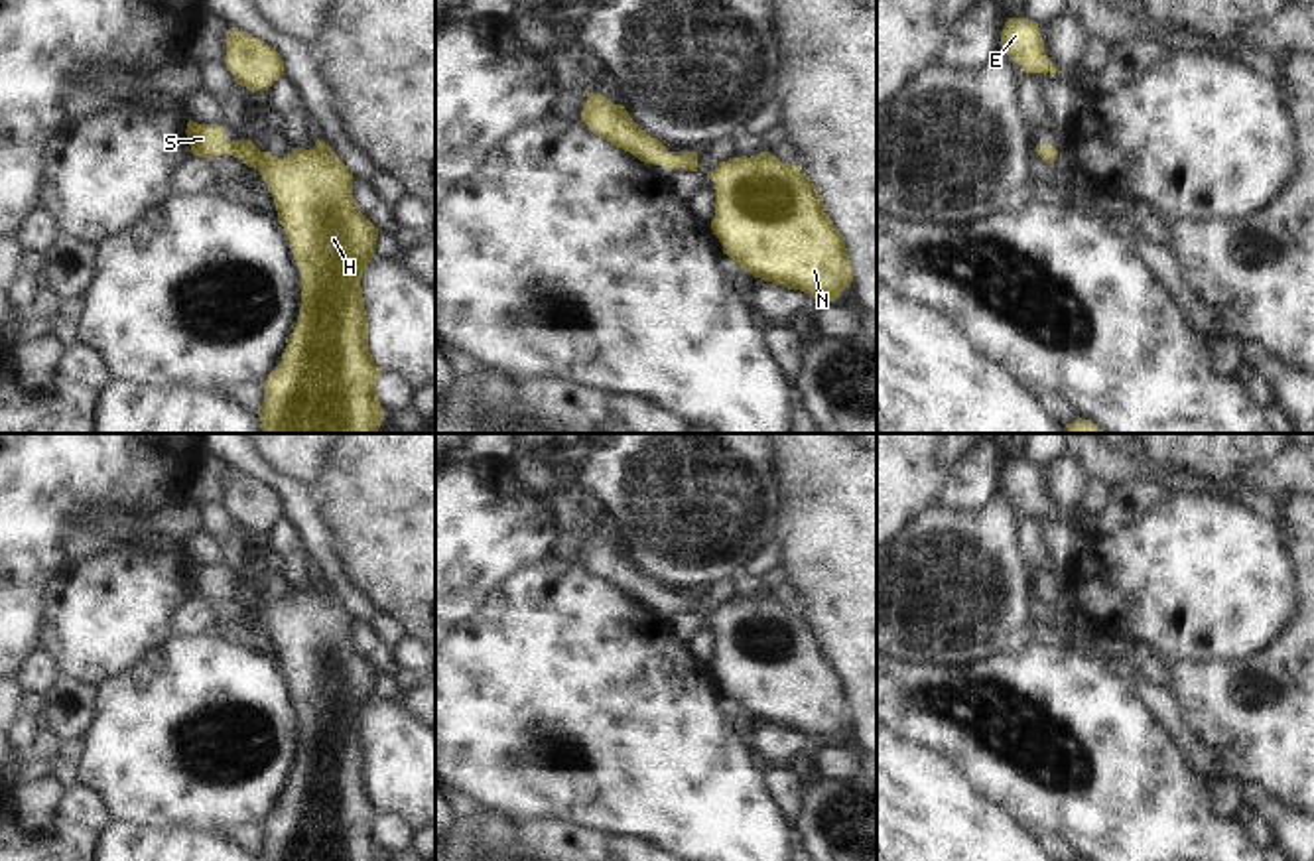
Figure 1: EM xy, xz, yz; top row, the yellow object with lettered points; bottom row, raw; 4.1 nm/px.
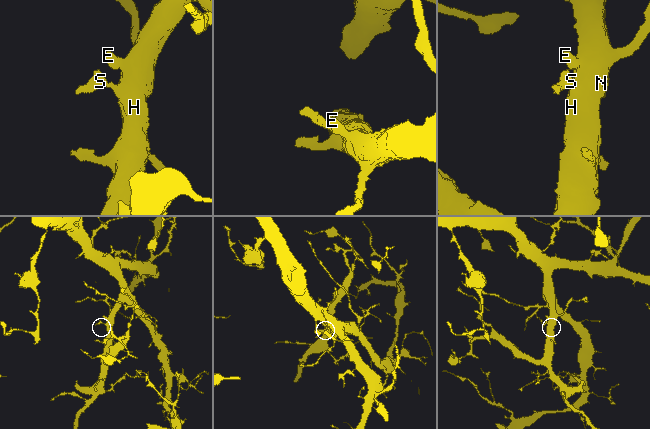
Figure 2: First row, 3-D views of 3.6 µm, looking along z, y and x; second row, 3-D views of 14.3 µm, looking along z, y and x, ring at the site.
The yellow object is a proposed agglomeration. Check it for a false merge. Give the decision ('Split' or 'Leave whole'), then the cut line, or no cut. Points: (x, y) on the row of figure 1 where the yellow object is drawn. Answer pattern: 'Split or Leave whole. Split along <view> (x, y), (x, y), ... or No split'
Leave whole. No split.

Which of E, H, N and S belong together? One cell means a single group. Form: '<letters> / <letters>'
E H N S

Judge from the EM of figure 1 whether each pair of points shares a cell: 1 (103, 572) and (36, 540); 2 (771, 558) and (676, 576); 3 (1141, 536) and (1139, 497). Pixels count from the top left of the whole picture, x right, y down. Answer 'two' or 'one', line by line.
1: two
2: two
3: two

